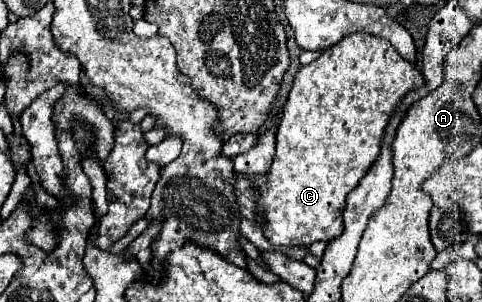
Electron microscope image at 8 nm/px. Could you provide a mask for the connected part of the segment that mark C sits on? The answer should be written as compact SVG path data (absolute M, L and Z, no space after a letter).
M365 32L349 34L295 74L293 88L277 126L273 164L265 174L251 180L259 190L255 214L261 216L257 216L257 220L263 226L265 238L273 242L273 246L307 248L313 242L331 242L343 234L343 206L347 194L357 188L359 180L377 160L385 126L397 104L407 92L419 86L423 86L423 74L419 68L405 62L385 38Z

